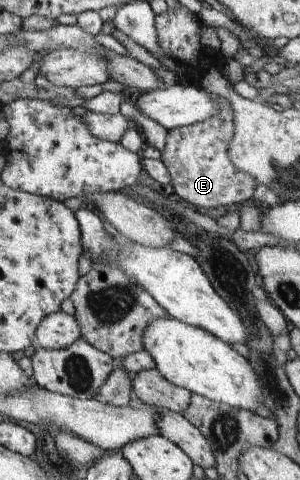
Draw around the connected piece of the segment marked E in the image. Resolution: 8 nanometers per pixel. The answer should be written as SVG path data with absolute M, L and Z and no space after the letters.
M211 94L211 97L219 103L217 113L211 119L172 129L167 133L167 143L161 153L161 161L172 180L168 190L182 203L195 209L250 204L257 183L251 175L235 169L227 155L234 133L231 103L215 94Z

